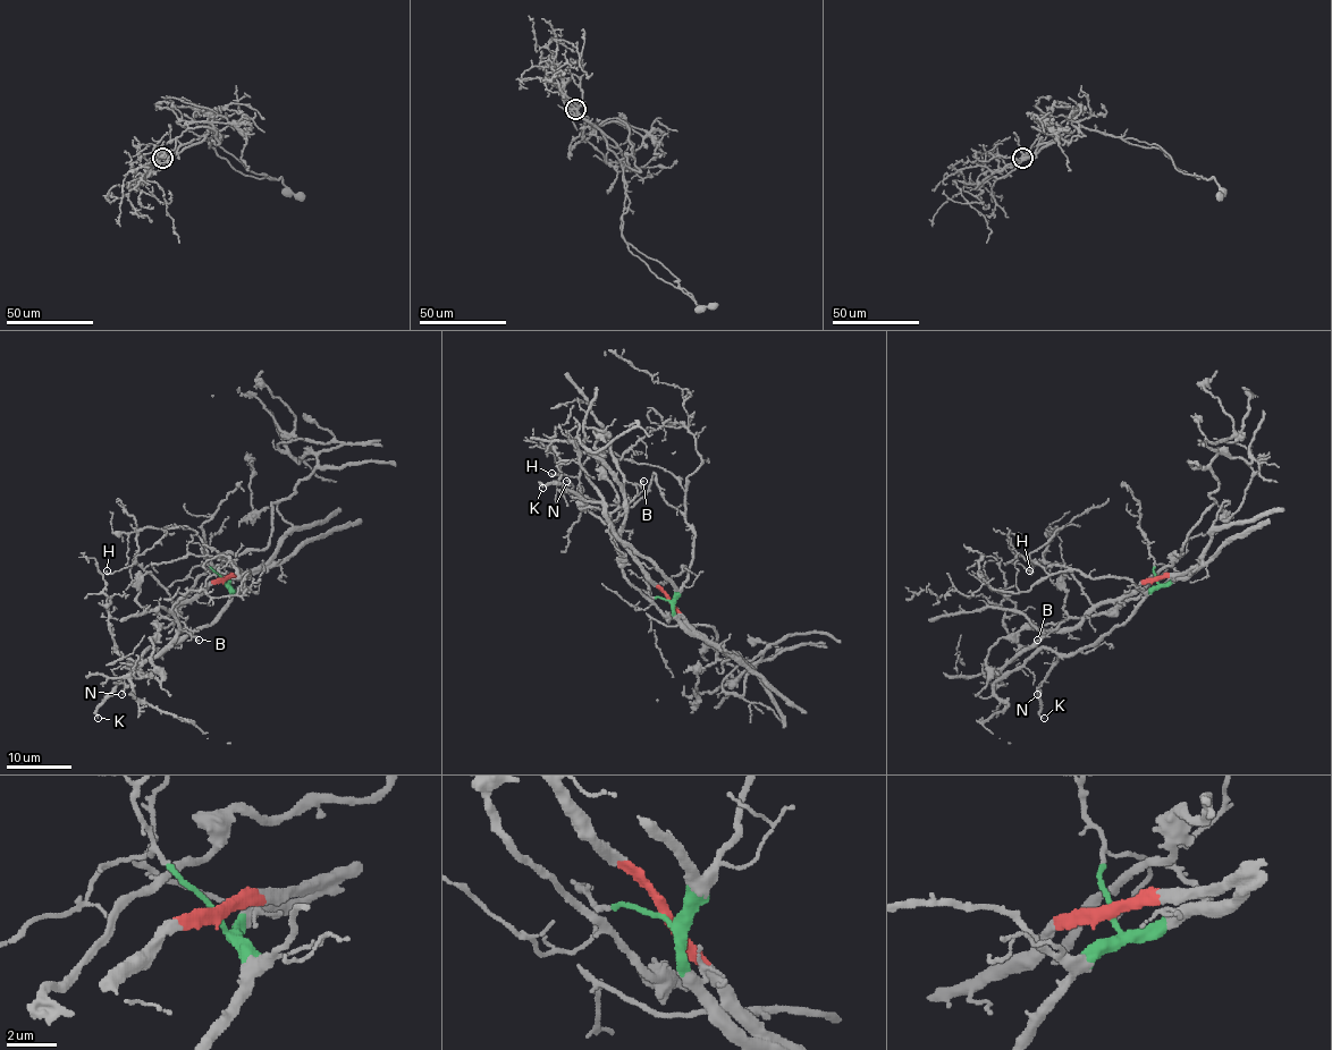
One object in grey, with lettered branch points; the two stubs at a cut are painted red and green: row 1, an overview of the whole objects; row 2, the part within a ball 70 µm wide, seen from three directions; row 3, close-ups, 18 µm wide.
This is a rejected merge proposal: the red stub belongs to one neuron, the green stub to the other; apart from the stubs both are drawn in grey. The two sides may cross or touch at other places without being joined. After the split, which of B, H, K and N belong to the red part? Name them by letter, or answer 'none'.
B, H

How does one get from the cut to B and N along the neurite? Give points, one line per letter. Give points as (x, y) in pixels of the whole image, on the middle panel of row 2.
B: (668, 599), (621, 539), (624, 482), (640, 485), (643, 480)
N: (668, 599), (674, 594), (669, 581), (616, 534), (599, 502), (583, 501), (564, 487), (567, 480)

